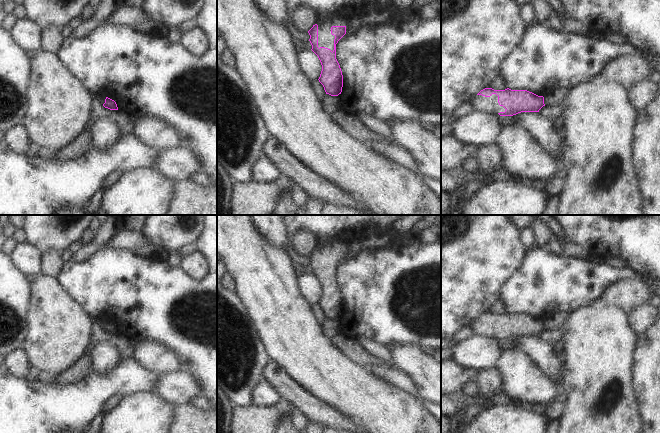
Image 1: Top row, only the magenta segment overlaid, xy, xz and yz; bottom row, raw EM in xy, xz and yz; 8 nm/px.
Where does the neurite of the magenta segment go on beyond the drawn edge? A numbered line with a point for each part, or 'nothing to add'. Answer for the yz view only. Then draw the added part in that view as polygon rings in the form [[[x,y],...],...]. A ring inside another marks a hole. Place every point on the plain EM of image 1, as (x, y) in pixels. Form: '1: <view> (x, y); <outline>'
1: yz (490, 328); [[[492,318],[490,321],[477,319],[473,323],[474,331],[490,337],[505,336],[505,332],[498,327],[498,320]]]

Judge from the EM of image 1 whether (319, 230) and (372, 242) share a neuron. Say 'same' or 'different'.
different

